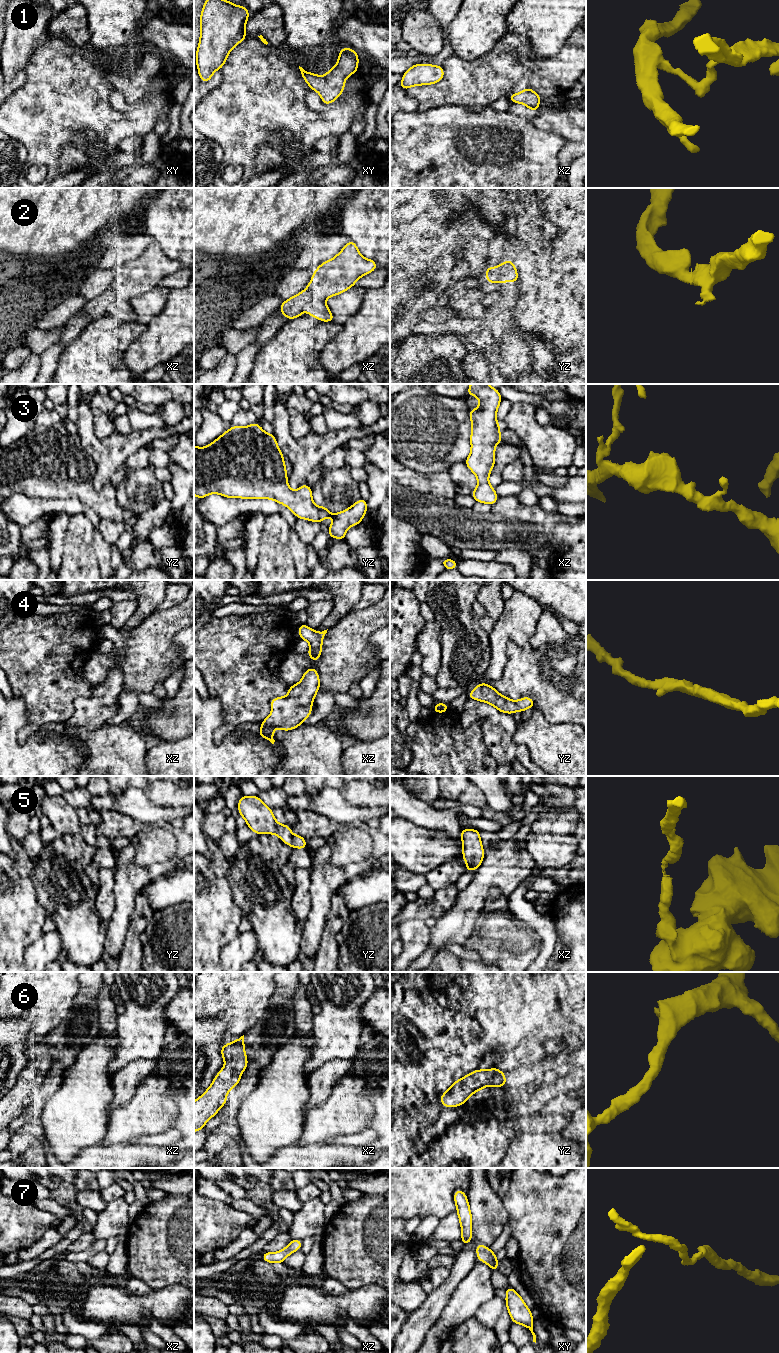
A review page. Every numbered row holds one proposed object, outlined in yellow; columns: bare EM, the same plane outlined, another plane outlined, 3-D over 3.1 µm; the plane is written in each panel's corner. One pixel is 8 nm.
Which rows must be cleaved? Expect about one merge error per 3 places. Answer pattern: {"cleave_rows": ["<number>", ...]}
{"cleave_rows": []}

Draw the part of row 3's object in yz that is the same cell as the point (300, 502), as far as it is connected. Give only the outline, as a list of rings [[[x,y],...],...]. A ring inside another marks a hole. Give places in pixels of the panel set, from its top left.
[[[252,423],[245,428],[240,426],[231,426],[230,430],[224,433],[210,445],[198,448],[194,445],[194,495],[199,498],[205,498],[207,495],[215,493],[226,498],[244,498],[244,499],[272,499],[288,507],[295,516],[301,519],[321,523],[327,516],[331,516],[333,522],[328,529],[330,538],[345,540],[347,529],[350,526],[358,525],[364,518],[367,511],[367,501],[360,498],[348,509],[333,514],[325,505],[316,507],[312,499],[312,488],[306,483],[295,491],[291,491],[287,481],[286,465],[281,450],[275,440],[274,434],[267,434],[257,423]]]

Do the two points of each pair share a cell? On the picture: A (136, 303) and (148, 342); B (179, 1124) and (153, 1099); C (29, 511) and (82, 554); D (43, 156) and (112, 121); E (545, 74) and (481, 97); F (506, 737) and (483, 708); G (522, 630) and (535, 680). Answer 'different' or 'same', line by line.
A: different
B: different
C: different
D: same
E: same
F: same
G: different

